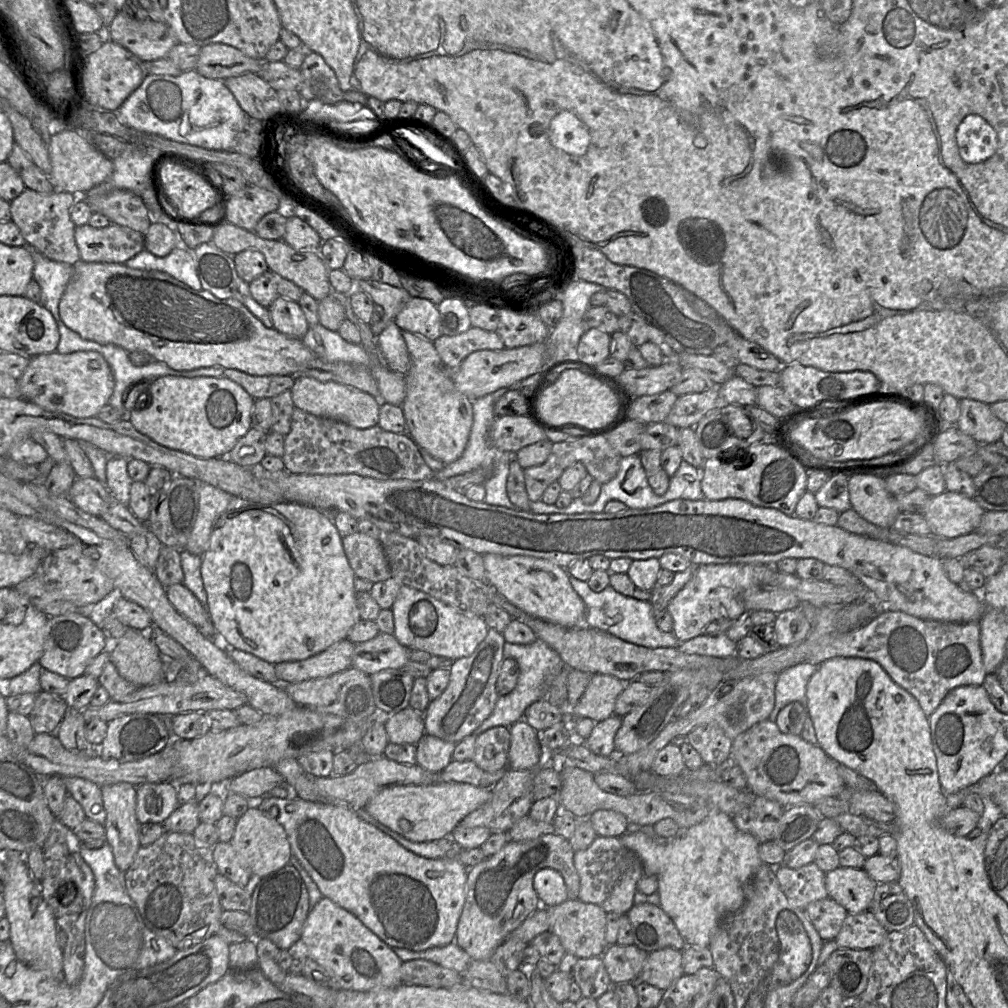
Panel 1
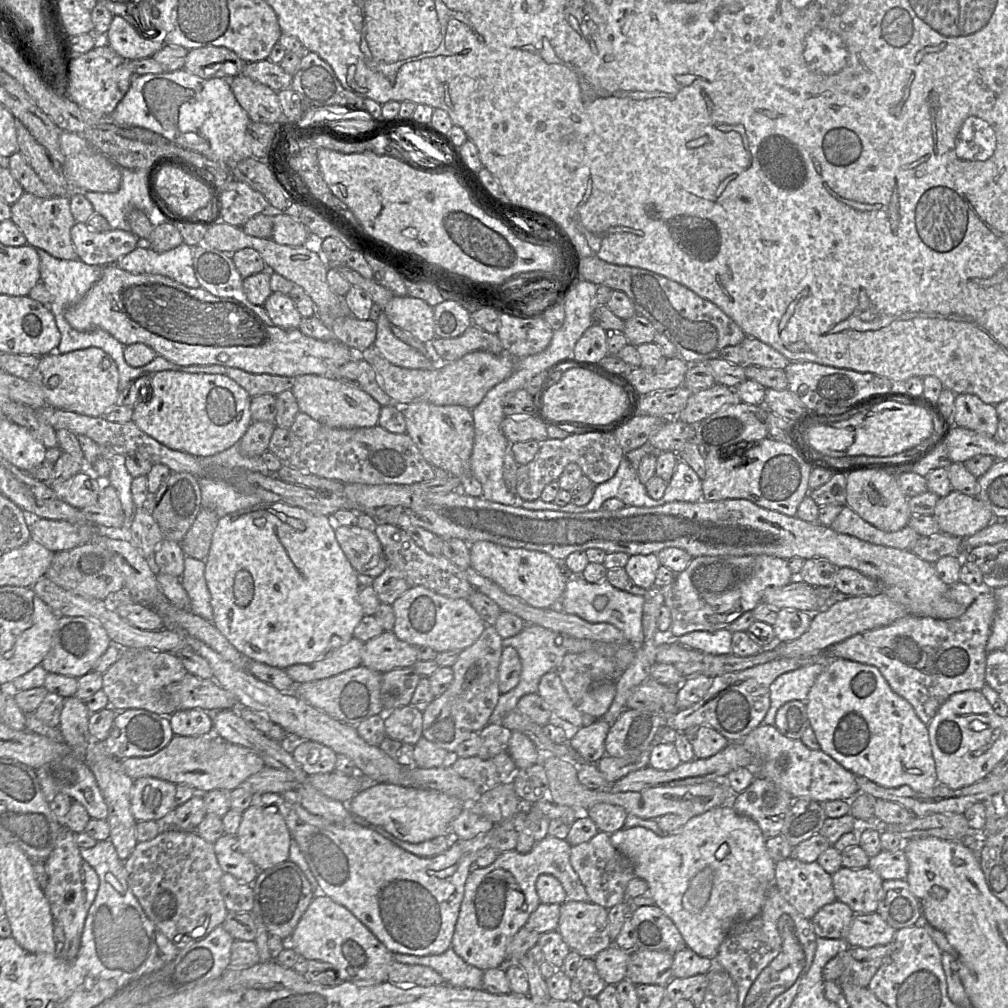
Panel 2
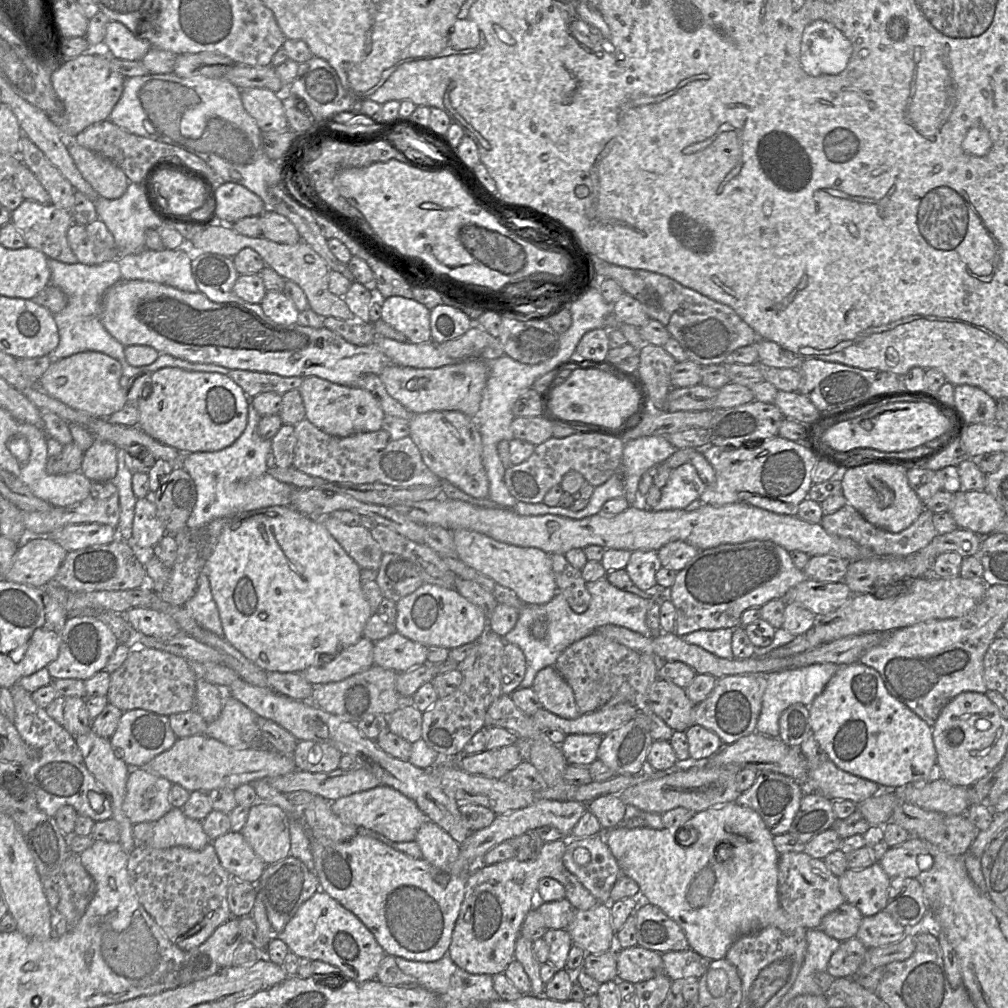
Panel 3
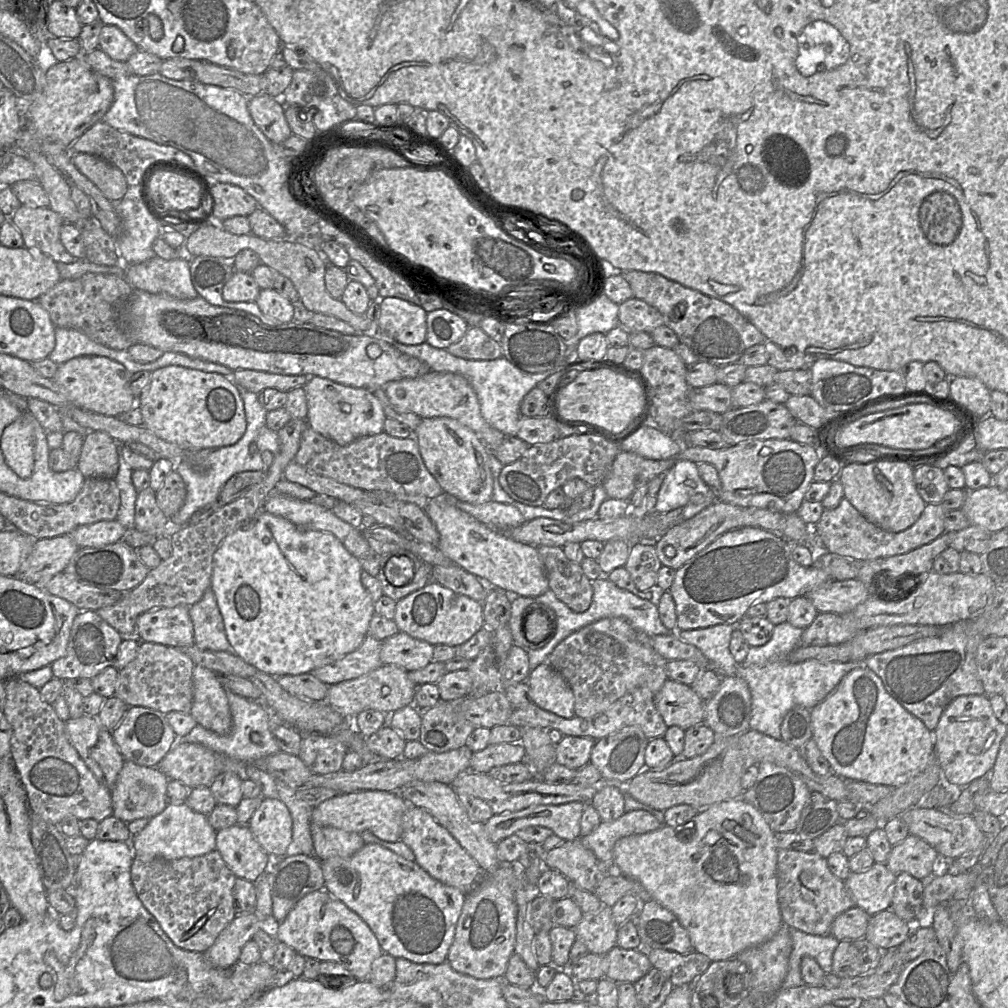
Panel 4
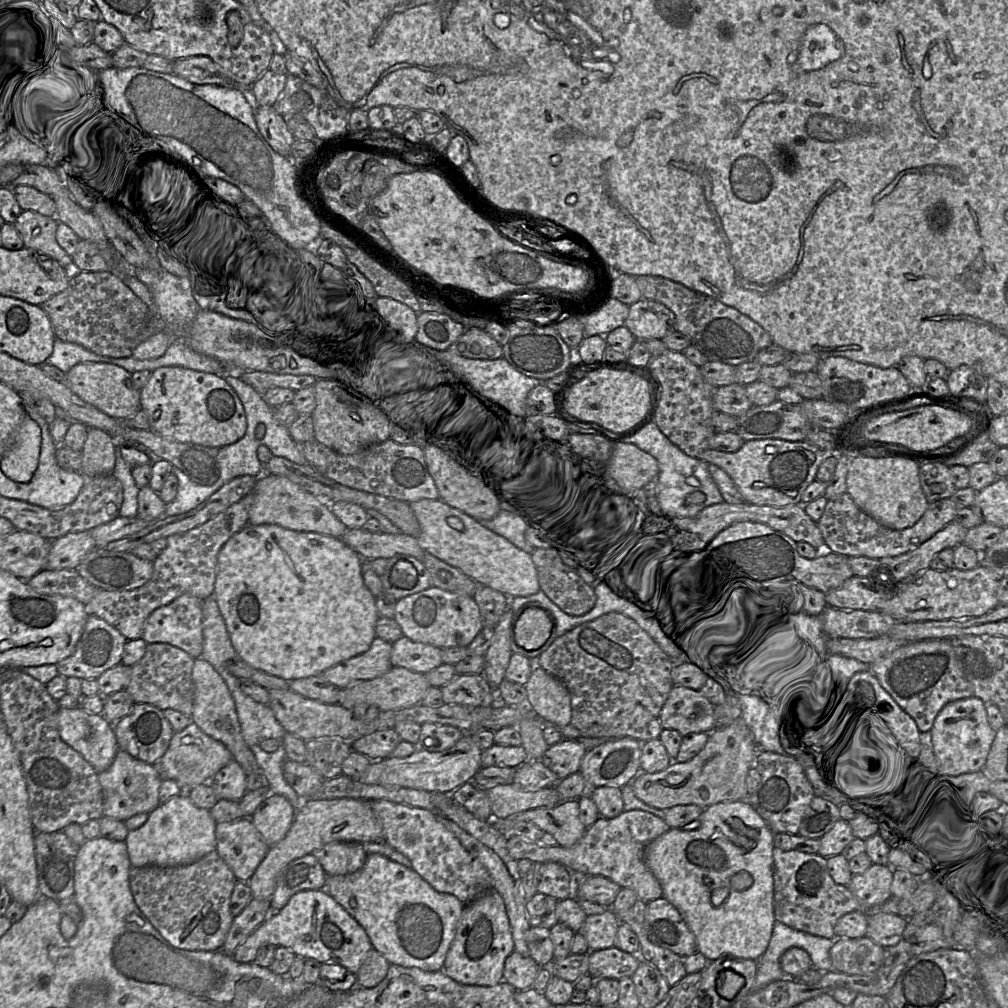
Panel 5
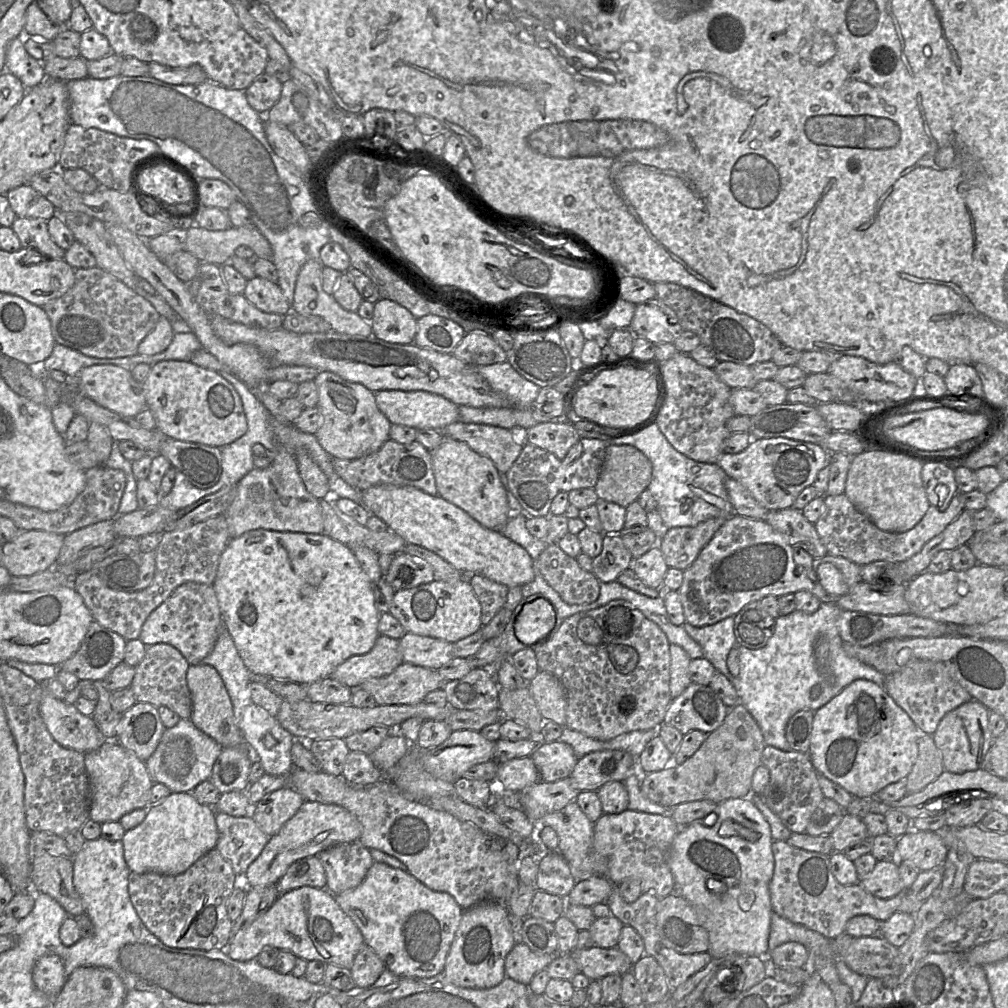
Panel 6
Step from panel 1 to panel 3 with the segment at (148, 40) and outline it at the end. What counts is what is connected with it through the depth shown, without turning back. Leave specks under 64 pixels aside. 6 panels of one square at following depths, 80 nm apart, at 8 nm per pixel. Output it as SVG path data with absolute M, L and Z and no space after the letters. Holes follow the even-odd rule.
M118 21L107 23L103 43L111 56L131 61L141 61L152 48L148 41L138 39L125 25Z

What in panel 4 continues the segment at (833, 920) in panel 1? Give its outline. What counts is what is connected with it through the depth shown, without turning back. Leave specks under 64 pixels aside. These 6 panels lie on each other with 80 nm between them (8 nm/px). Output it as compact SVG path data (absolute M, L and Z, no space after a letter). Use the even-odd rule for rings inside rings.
M852 907L835 918L830 935L839 942L865 938L870 917L859 907Z

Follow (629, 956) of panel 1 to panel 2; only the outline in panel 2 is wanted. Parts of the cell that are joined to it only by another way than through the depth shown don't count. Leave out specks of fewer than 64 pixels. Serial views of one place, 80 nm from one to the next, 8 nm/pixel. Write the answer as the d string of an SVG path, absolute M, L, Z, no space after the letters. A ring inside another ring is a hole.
M613 943L593 958L598 974L607 985L616 985L626 979L629 956L630 951L623 950Z

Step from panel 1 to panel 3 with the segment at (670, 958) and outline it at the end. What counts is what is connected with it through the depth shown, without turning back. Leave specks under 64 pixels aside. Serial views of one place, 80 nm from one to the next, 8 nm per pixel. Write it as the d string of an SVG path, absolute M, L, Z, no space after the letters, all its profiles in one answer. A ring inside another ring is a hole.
M639 945L616 949L617 981L633 984L664 974L662 954Z

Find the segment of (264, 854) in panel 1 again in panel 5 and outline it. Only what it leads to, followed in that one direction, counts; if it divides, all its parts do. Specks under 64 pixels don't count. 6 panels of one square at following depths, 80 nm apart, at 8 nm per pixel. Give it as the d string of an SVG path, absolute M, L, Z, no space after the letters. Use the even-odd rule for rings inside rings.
M271 794L257 807L250 819L270 847L285 837L295 815L296 810L287 798Z

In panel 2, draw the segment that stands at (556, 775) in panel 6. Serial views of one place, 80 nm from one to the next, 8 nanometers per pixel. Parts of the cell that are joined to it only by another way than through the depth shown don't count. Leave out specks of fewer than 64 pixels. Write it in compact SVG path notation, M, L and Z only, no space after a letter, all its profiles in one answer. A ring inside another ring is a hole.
M604 719L595 720L589 726L571 730L568 742L584 762L597 763L606 755L605 739L610 727L611 723Z

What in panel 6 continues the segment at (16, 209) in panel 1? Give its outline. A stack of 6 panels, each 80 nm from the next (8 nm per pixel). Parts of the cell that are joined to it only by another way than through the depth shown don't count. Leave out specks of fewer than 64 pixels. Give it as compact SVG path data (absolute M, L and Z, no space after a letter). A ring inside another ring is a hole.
M17 217L11 226L22 247L31 248L53 259L64 259L65 252L51 238L48 223L43 219Z

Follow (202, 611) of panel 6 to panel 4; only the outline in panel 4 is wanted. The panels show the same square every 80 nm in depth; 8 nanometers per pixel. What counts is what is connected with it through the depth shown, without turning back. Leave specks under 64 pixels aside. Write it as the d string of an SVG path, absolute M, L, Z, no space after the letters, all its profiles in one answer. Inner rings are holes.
M162 607L142 613L136 620L136 636L140 641L185 649L195 644L194 626L189 607Z

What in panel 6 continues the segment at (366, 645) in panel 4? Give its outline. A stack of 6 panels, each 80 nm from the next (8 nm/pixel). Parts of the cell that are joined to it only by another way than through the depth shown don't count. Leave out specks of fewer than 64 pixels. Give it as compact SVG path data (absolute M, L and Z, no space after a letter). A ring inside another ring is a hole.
M379 635L369 652L348 658L329 677L353 690L367 679L392 673L402 663L399 640Z

